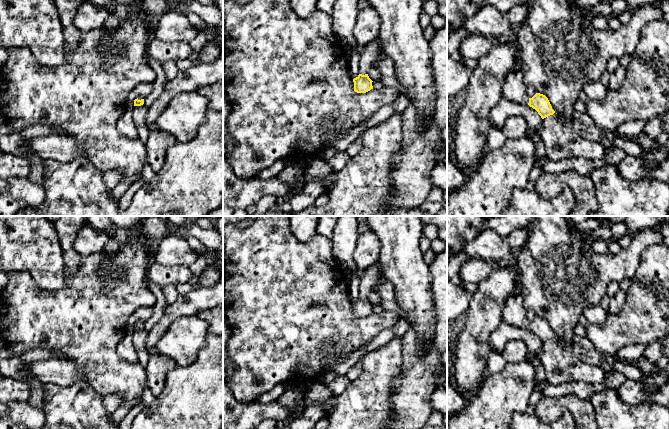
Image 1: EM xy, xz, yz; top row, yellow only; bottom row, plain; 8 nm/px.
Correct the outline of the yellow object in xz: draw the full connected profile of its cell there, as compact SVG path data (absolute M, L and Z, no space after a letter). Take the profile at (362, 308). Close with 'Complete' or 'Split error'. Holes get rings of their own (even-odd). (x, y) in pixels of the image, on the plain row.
M379 262L364 269L359 282L359 299L353 303L354 315L366 317L373 313L372 304L368 300L370 292L384 281Z. Split error

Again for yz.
M519 292L507 298L501 314L501 321L513 327L529 329L538 336L542 343L555 337L545 319L536 317L532 322L527 320L523 297Z. Split error

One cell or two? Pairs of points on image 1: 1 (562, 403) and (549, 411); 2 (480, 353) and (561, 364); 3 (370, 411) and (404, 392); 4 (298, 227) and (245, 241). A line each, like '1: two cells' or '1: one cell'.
1: one cell
2: two cells
3: two cells
4: two cells

